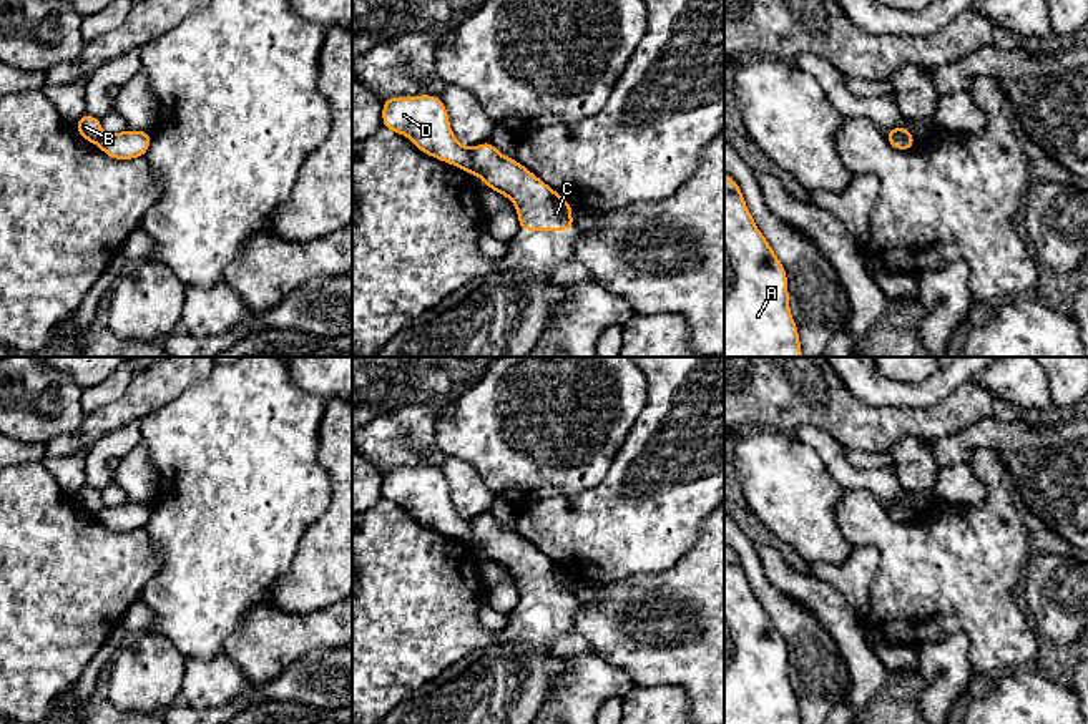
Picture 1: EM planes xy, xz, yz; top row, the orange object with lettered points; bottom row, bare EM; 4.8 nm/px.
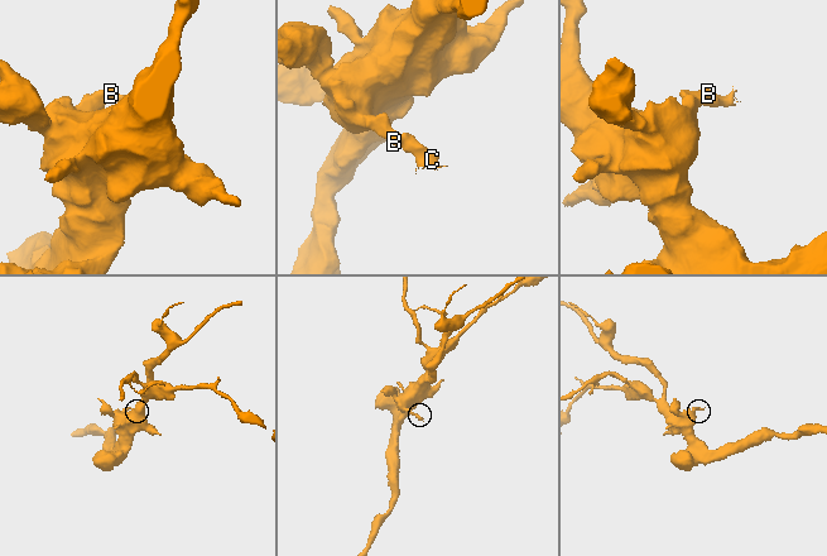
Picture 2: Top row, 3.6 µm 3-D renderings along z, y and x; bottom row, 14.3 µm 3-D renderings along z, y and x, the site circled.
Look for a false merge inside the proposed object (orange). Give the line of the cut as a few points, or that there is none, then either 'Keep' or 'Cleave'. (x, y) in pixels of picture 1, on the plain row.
Split along yz (886, 503), (911, 508). Cleave

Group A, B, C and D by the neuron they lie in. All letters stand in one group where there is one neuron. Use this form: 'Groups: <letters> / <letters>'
Groups: A B D / C

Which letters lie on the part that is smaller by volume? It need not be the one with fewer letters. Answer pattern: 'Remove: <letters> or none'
Remove: C

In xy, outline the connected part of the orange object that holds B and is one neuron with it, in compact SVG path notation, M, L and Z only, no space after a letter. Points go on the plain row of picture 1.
M90 485L81 487L81 490L76 492L73 497L78 506L85 510L88 515L96 516L103 508L101 492L91 488Z

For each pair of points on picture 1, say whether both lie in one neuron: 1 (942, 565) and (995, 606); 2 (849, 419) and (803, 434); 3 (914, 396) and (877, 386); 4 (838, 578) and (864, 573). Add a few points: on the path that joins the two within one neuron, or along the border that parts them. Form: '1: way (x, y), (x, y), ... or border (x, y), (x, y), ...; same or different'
1: way (955, 573), (982, 600); same
2: border (794, 430), (813, 424), (833, 435), (846, 449); different
3: way (906, 394), (886, 392); same
4: way (844, 578), (852, 578), (857, 573); same

